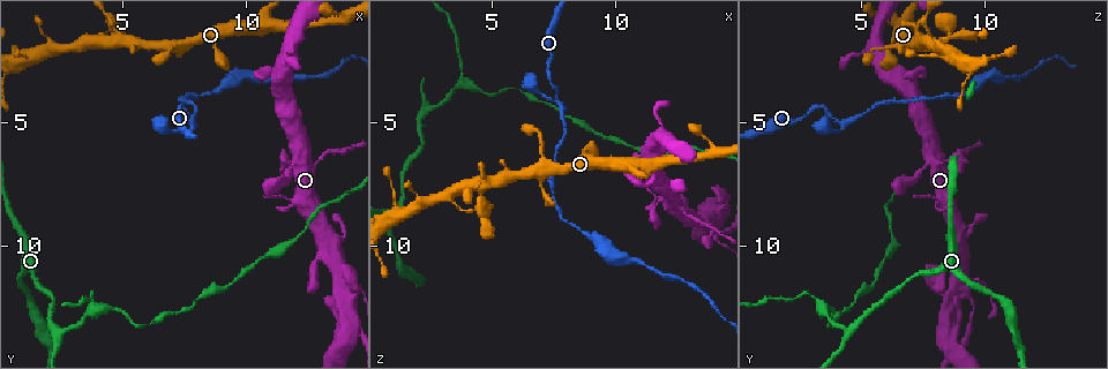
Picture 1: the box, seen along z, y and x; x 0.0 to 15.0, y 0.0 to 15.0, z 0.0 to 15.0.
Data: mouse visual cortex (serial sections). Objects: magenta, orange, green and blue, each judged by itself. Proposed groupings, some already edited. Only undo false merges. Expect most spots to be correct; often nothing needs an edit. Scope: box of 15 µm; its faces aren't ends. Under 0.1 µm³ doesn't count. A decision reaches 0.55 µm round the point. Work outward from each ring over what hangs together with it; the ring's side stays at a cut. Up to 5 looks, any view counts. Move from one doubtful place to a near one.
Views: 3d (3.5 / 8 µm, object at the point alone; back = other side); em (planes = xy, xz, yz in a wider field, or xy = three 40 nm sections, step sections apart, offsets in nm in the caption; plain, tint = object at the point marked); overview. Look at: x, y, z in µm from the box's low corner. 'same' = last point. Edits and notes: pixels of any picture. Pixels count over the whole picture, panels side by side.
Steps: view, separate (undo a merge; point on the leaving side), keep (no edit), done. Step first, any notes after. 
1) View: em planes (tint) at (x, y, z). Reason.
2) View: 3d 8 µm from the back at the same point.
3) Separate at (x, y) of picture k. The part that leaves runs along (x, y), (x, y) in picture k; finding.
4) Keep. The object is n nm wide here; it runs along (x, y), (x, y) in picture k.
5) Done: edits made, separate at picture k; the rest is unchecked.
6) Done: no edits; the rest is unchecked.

View: 3d 3.5 µm at (7.7, 5.0, 4.1). Abrupt turn.

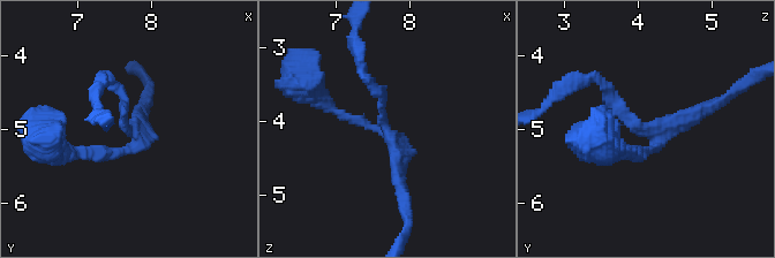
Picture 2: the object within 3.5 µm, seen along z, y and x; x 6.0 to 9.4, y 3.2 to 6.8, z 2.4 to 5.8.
View: em planes (tint) at (7.65, 5.00, 4.20). 3 arms meet here; the arms are 150, 150, 200 nm wide.

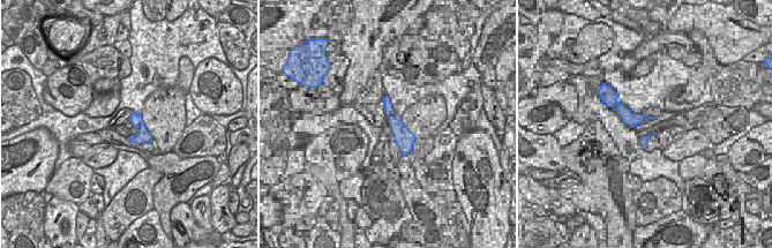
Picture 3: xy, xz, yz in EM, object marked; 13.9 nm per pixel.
Keep. It runs along (369, 84), (384, 99), (405, 199) in picture 2; continuous, no second cell.

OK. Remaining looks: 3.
View: 3d 3.5 µm at (14.3, 12.4, 9.5). Sudden change in width.

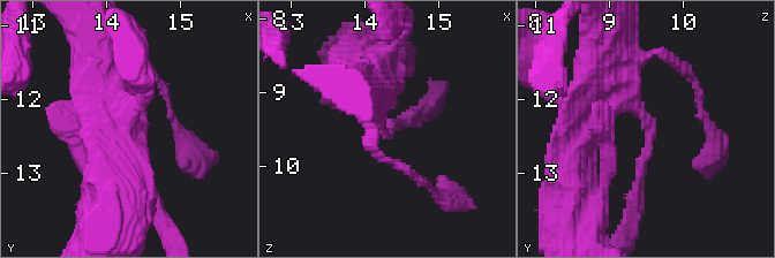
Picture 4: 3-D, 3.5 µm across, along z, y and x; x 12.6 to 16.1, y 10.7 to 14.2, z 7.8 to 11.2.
View: em planes (tint) at (14.25, 12.35, 9.50). The arms are 150, 600 nm wide.

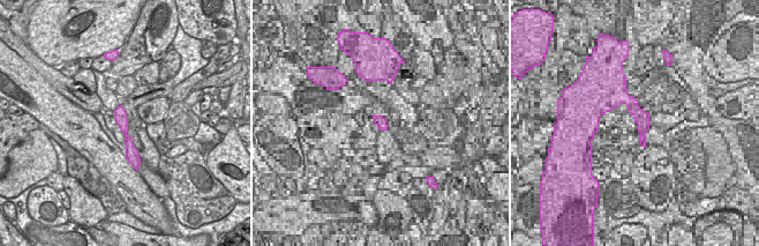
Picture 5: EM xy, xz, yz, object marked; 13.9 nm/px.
View: em xy step 5 (tint) at the same point.

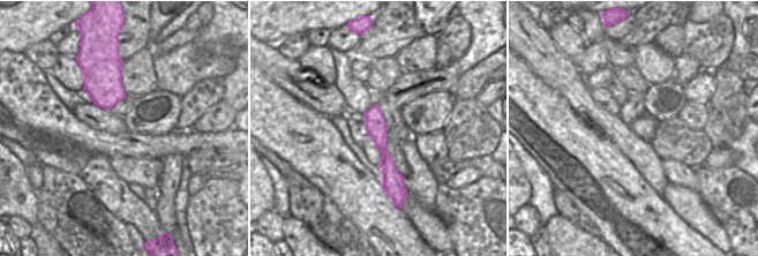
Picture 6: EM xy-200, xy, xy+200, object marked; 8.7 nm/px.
Keep. The object is 160 nm wide here; it runs along (106, 73), (137, 179), (149, 189) in picture 4; one cell here.

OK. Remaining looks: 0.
Done: no edits; the rest is unchecked.

